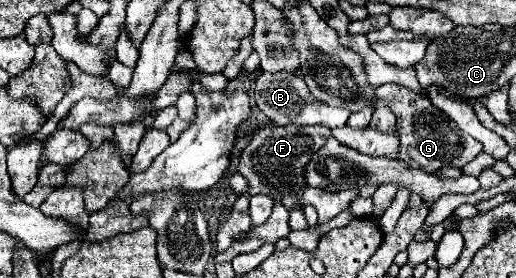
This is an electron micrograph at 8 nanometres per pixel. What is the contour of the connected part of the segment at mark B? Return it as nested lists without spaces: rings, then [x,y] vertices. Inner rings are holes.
[[[280,71],[280,73],[260,73],[254,83],[254,99],[258,109],[276,125],[326,125],[326,127],[342,127],[346,125],[348,117],[352,115],[350,109],[334,107],[318,101],[304,79],[294,77],[292,73]]]

